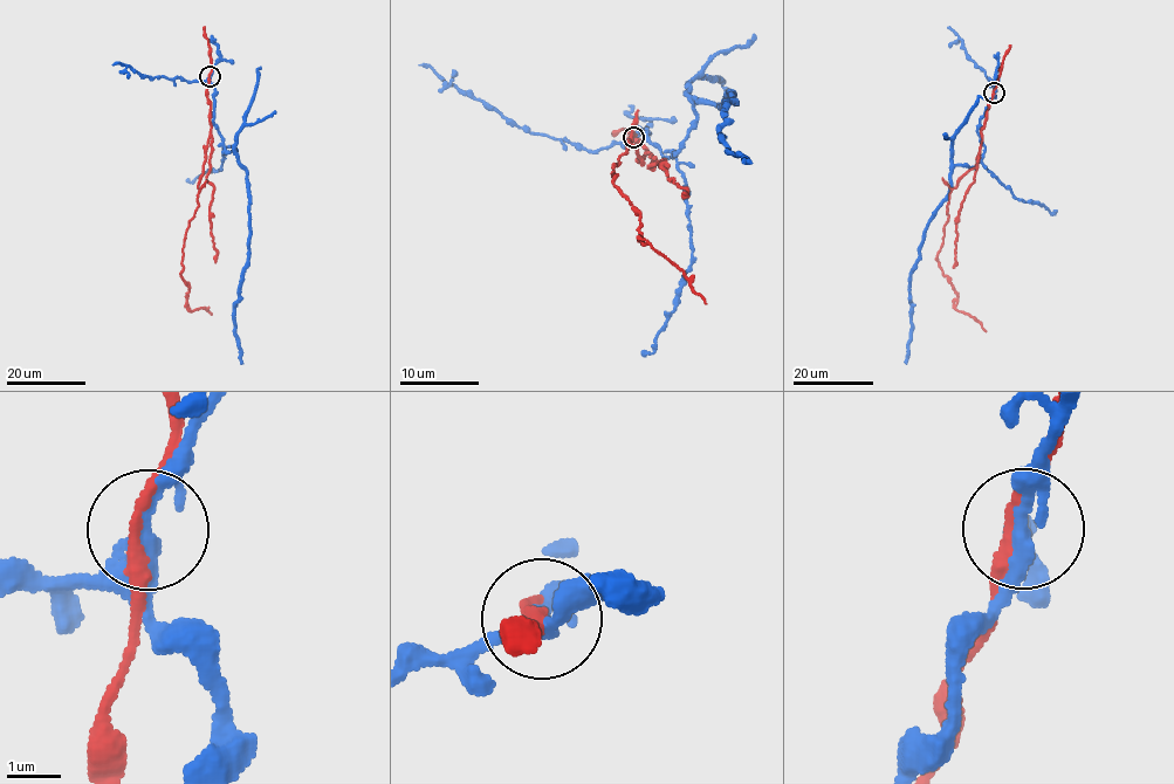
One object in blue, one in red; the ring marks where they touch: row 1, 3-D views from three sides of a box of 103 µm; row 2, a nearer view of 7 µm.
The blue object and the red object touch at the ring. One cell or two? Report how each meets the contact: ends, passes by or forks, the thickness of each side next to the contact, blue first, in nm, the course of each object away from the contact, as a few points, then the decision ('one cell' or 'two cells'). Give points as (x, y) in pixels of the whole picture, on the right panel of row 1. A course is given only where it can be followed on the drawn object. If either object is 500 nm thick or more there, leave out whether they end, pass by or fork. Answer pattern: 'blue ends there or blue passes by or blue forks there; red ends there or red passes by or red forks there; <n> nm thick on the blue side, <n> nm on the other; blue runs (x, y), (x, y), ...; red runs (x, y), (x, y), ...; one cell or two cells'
blue passes by; red passes by; 320 nm thick on the blue side, 220 nm on the other; blue runs (994, 93), (977, 129), (983, 152), (974, 166), (953, 169), (949, 194), (934, 211), (911, 273), (906, 364); red runs (993, 93), (976, 165), (949, 193), (948, 221), (936, 258), (958, 297), (955, 308), (970, 315), (986, 331); two cells

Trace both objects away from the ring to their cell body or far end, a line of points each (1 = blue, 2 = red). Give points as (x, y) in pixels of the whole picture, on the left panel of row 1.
1: (210, 77), (214, 87), (213, 123), (226, 151), (235, 150), (247, 172), (248, 254), (234, 305), (242, 363)
2: (208, 77), (211, 135), (180, 273), (190, 287), (187, 305), (192, 311), (203, 307), (212, 314)

